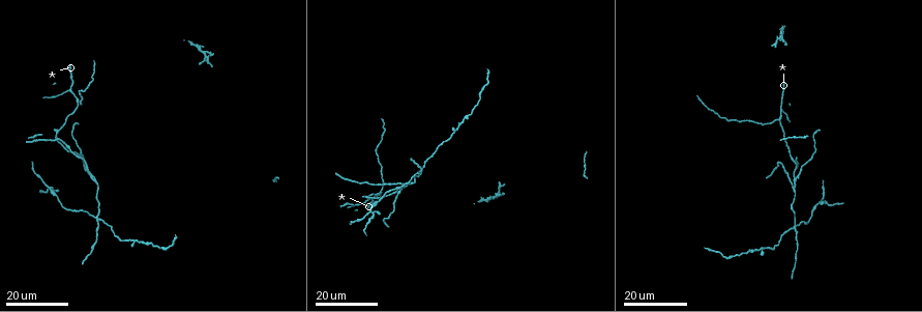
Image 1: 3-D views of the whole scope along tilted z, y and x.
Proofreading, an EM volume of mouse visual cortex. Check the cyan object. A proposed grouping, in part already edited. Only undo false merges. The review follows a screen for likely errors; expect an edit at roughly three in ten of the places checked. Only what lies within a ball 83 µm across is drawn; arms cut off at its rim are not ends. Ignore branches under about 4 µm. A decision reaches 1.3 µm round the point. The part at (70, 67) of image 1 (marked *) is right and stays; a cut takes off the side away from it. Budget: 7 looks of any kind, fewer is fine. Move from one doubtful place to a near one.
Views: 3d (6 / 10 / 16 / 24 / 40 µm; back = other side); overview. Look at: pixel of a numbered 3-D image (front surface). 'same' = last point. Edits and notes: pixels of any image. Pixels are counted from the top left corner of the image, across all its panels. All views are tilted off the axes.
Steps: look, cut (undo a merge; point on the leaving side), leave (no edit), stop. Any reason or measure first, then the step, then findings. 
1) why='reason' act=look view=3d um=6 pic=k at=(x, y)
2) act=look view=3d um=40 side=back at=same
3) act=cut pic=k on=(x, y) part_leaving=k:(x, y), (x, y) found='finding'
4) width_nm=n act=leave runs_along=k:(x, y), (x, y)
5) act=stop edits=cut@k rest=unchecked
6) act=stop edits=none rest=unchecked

why='three arms meet' act=look view=3d um=24 pic=1 at=(76, 101)

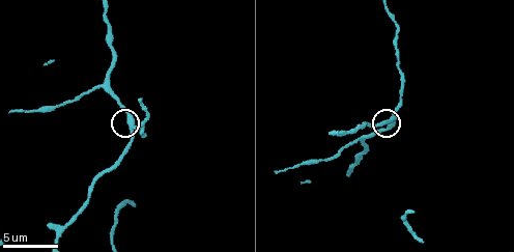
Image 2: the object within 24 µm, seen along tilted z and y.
act=look view=3d um=10 pic=2 at=(130, 130)

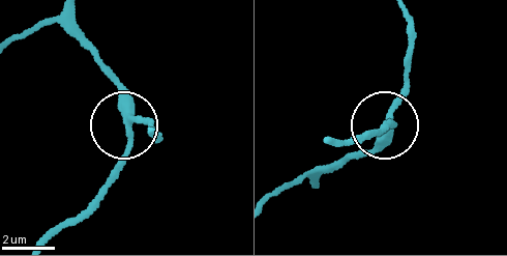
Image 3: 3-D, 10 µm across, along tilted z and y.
act=look view=3d um=6 pic=3 at=(127, 123)

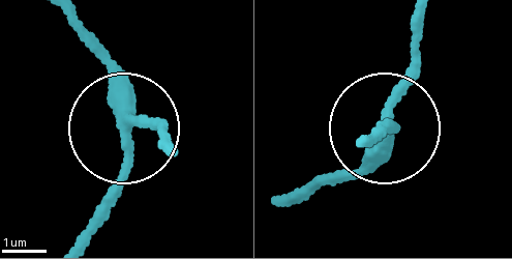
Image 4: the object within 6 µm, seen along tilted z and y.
act=leave runs_along=4:(289, 197), (361, 153), (418, 28) found='all the same cell'

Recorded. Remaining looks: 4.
act=look view=3d um=16 pic=1 at=(402, 190)

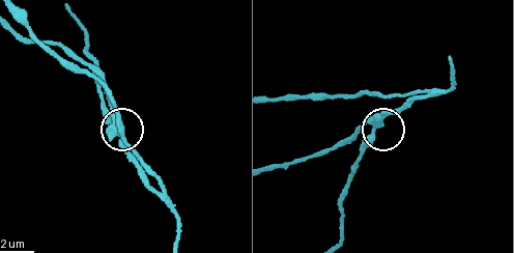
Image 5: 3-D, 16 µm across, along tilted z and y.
act=look view=3d um=6 at=same

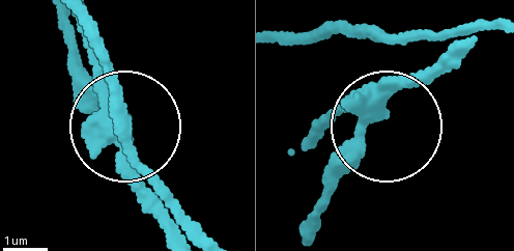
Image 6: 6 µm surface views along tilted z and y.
arms=3 act=cut pic=6 on=(91, 106) found='two cells meet here'

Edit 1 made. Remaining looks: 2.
act=look view=3d um=6 pic=2 at=(357, 138)

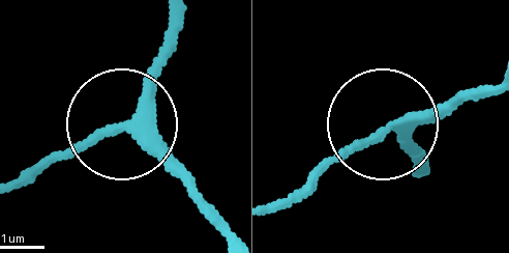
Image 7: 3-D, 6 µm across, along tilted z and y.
width_nm=270 act=leave found='all the same cell'

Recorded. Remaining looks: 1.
act=stop edits=cut@6 rest=unchecked

